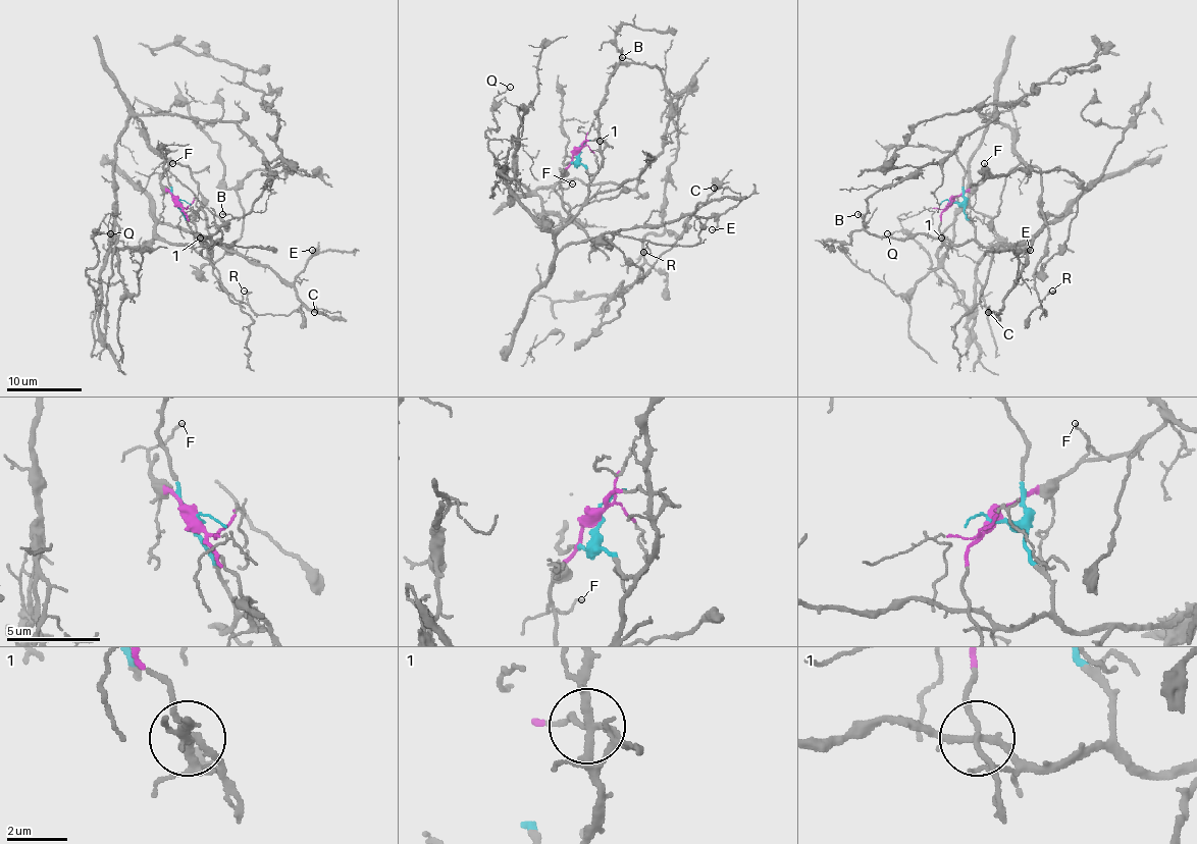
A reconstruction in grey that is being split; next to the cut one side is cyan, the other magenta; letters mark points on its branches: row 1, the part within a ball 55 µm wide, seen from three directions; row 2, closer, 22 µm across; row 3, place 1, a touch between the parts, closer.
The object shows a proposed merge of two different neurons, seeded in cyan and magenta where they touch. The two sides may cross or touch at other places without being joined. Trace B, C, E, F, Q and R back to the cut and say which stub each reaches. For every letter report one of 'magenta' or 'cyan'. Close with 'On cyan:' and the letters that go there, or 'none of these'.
B: cyan
C: cyan
E: cyan
F: magenta
Q: cyan
R: magenta
On cyan: B, C, E, Q

